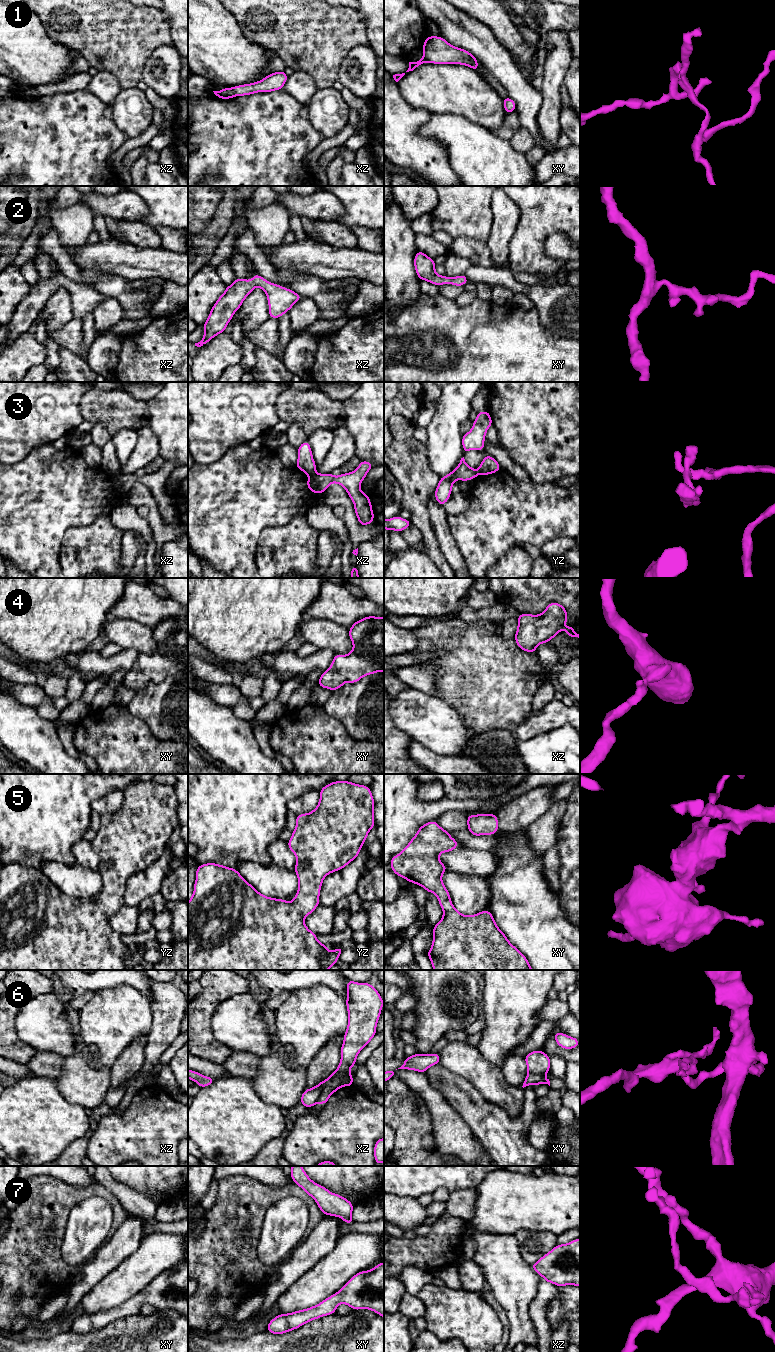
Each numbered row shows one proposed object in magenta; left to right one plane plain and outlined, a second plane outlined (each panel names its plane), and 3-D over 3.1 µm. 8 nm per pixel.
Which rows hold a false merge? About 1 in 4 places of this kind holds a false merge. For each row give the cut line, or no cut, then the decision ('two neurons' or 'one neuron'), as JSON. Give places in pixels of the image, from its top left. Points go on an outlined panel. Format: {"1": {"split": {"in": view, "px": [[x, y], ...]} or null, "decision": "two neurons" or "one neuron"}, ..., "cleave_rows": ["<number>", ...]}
{"1": {"split": {"in": "xz", "px": [[229, 88], [235, 95]]}, "decision": "two neurons"}, "2": {"split": null, "decision": "one neuron"}, "3": {"split": {"in": "xz", "px": [[315, 473], [310, 477]]}, "decision": "two neurons"}, "4": {"split": null, "decision": "one neuron"}, "5": {"split": null, "decision": "one neuron"}, "6": {"split": {"in": "xz", "px": [[335, 1071], [336, 1074], [326, 1084], [316, 1102]]}, "decision": "two neurons"}, "7": {"split": null, "decision": "one neuron"}, "cleave_rows": ["1", "3", "6"]}

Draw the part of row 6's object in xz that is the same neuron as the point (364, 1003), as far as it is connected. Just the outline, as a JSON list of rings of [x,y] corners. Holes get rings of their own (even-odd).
[[[347,980],[348,1026],[341,1046],[341,1060],[337,1074],[324,1087],[317,1103],[326,1104],[329,1097],[342,1086],[350,1068],[357,1064],[356,1057],[376,1035],[384,1001],[379,992],[369,984]]]

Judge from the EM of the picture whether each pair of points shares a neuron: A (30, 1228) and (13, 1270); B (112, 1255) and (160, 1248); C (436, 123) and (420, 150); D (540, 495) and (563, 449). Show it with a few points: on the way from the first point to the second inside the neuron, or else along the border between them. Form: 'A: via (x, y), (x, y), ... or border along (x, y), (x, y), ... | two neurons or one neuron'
A: via (30, 1238), (30, 1251), (23, 1260) | one neuron
B: border along (144, 1236), (139, 1246), (115, 1267) | two neurons
C: border along (430, 114), (420, 133), (436, 138), (447, 151) | two neurons
D: border along (530, 478), (538, 483), (553, 483) | two neurons

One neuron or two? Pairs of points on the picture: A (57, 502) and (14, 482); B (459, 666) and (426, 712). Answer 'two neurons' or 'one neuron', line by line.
A: one neuron
B: two neurons

